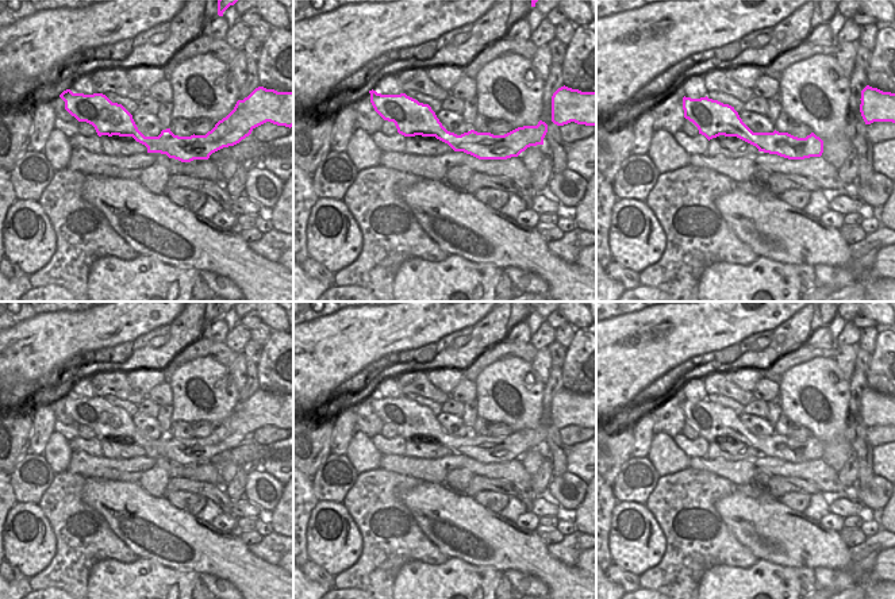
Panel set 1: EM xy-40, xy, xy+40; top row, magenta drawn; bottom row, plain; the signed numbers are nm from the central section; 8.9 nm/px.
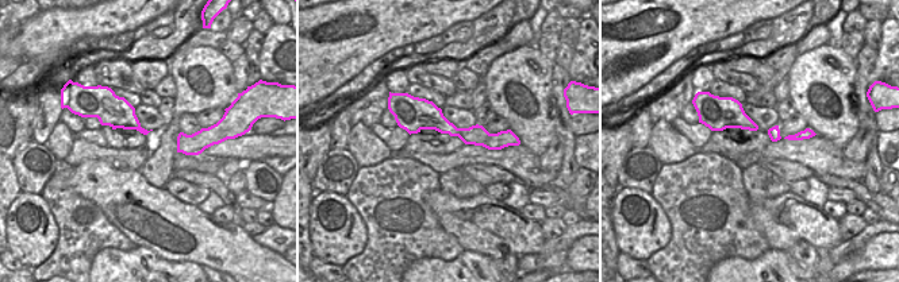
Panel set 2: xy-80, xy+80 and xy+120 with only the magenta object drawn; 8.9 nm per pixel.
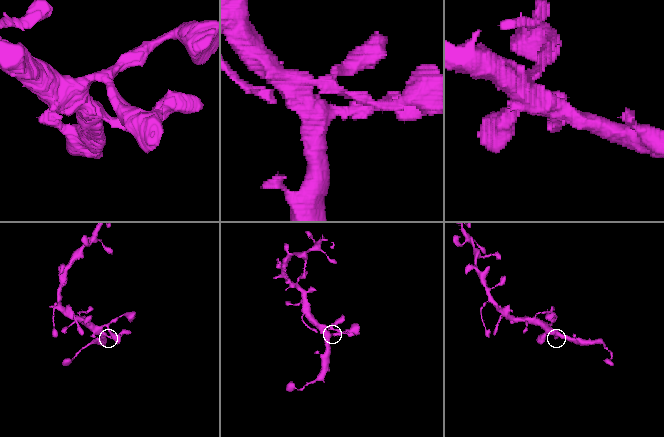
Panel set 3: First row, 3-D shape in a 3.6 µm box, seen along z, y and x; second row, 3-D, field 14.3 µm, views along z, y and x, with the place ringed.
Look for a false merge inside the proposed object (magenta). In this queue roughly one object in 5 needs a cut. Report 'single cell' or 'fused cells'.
single cell

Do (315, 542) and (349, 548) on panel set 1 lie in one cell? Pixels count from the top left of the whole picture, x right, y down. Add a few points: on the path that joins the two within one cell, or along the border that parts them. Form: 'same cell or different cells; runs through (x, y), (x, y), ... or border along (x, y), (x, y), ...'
same cell; runs through (323, 542), (341, 545)

